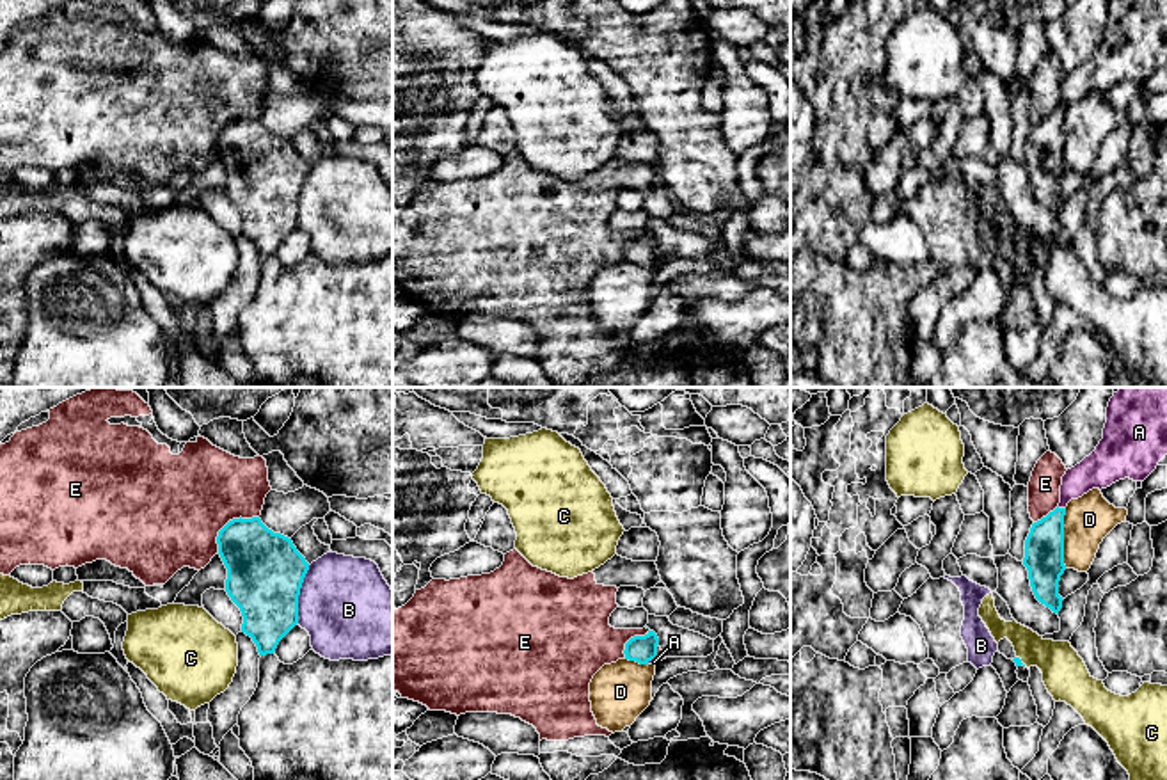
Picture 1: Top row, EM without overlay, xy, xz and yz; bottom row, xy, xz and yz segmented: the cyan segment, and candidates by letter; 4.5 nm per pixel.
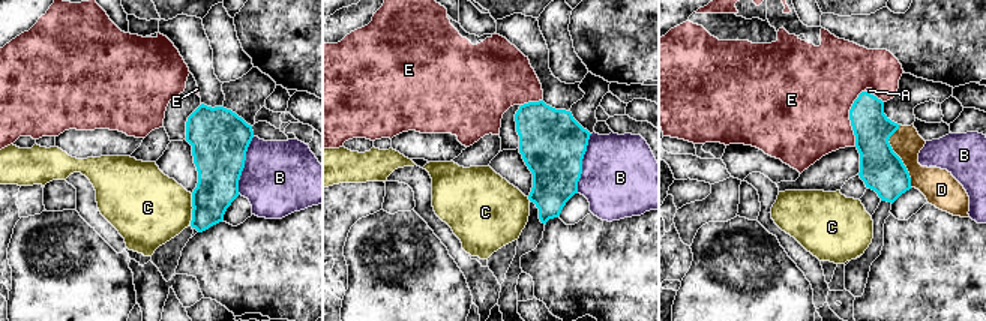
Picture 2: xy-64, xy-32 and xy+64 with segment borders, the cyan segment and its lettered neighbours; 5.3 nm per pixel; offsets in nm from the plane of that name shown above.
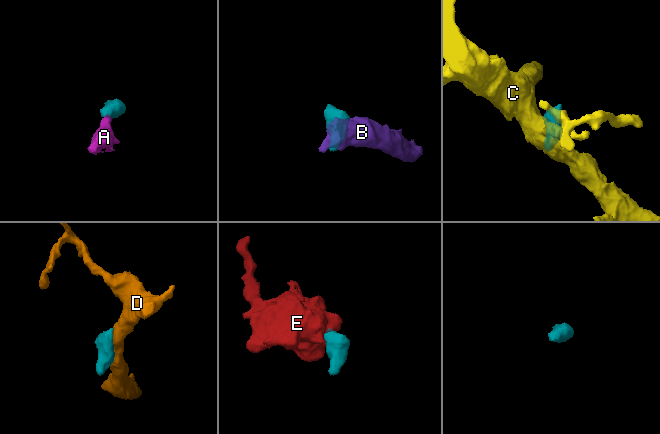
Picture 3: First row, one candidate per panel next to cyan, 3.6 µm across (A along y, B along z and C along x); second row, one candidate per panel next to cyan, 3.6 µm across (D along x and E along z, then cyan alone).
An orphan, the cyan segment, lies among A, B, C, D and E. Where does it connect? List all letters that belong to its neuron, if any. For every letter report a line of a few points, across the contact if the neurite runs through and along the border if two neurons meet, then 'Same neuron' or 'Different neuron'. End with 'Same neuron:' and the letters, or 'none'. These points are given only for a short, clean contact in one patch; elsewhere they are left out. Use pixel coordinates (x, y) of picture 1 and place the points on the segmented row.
A: Line: yz (1043, 558), (1047, 535), (1061, 509), (1100, 469). Same neuron
B: Different neuron
C: Different neuron
D: Different neuron
E: Line: xy (258, 516), (233, 517), (219, 532), (217, 553). Different neuron
Same neuron: A

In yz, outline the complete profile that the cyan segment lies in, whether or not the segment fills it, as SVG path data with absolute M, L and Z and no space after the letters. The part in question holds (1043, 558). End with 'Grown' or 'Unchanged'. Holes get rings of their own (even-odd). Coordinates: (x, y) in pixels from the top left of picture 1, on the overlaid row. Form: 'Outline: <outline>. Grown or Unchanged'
Outline: M1121 387L1108 402L1103 439L1096 450L1062 476L1060 503L1041 521L1034 522L1025 540L1023 565L1036 599L1059 615L1062 597L1059 581L1064 565L1064 515L1071 499L1078 499L1092 489L1107 489L1130 478L1144 482L1158 466L1167 466L1167 387Z. Grown

